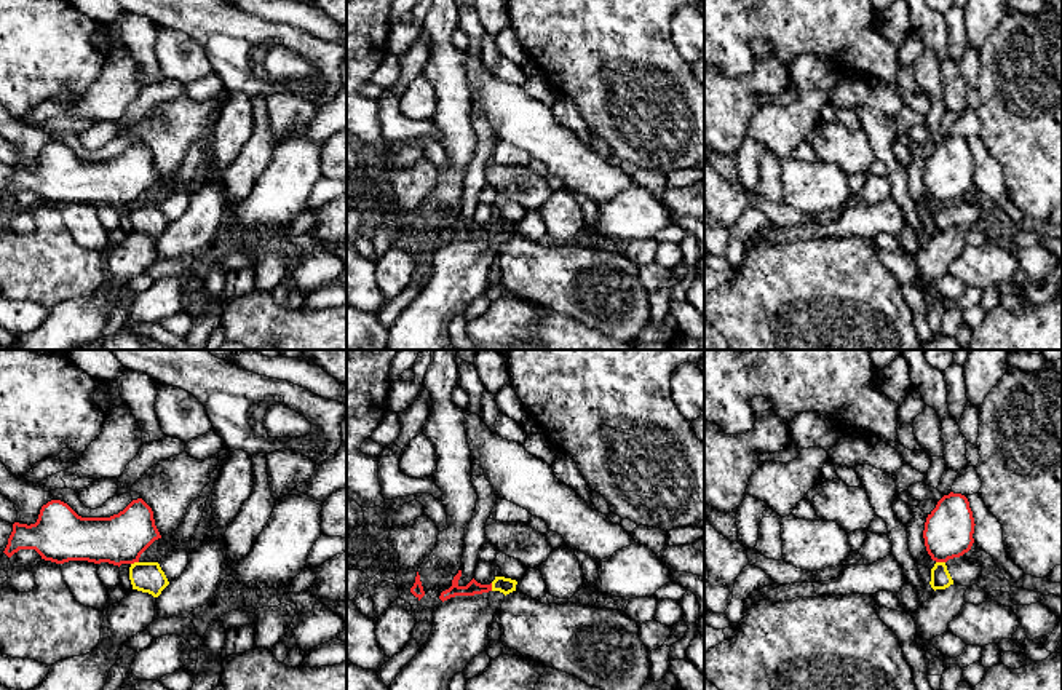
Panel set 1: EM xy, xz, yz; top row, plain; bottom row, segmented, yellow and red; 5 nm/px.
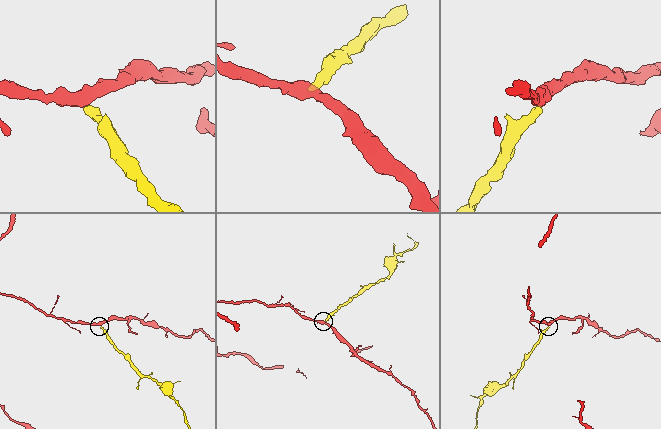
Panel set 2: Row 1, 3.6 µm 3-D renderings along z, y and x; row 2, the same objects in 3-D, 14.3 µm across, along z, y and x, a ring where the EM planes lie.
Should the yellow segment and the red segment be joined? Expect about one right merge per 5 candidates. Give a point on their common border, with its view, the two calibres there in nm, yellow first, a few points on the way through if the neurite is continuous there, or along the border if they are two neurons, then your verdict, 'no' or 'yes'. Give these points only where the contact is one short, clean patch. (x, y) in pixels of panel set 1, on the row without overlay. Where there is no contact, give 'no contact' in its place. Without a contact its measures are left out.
contact yz (941, 205); calibres 100 and 240 nm; border yz (936, 203), (944, 205); no

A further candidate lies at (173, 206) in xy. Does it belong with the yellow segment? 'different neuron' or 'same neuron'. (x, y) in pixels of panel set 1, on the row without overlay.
different neuron

